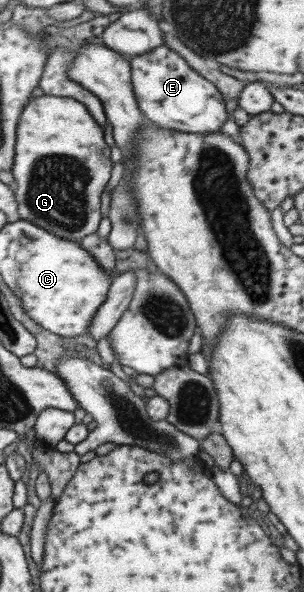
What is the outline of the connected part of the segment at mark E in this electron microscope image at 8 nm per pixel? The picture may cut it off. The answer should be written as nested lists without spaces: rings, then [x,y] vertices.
[[[162,45],[129,58],[129,62],[138,107],[158,127],[182,133],[210,135],[218,133],[224,121],[230,117],[218,87],[193,70],[176,50]]]

